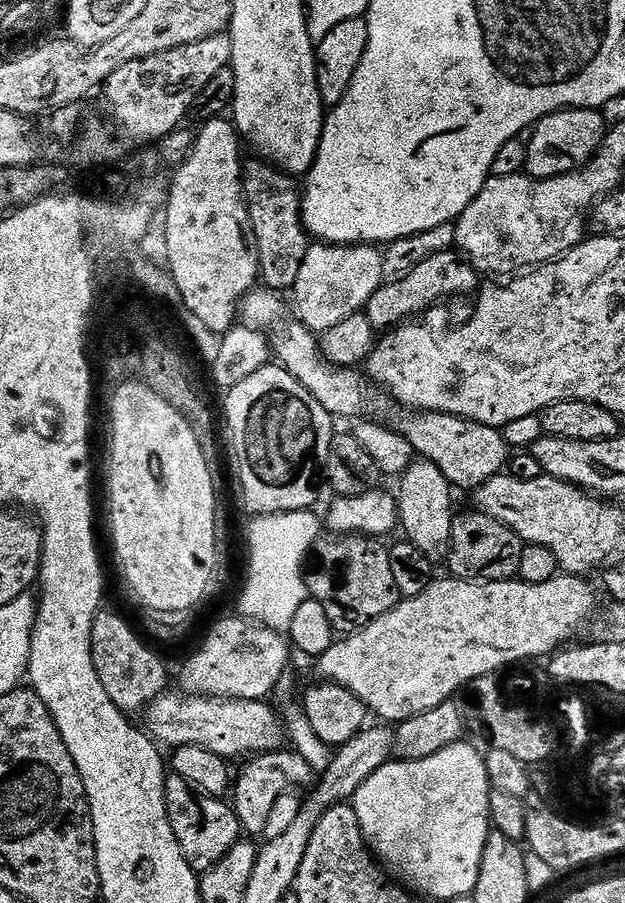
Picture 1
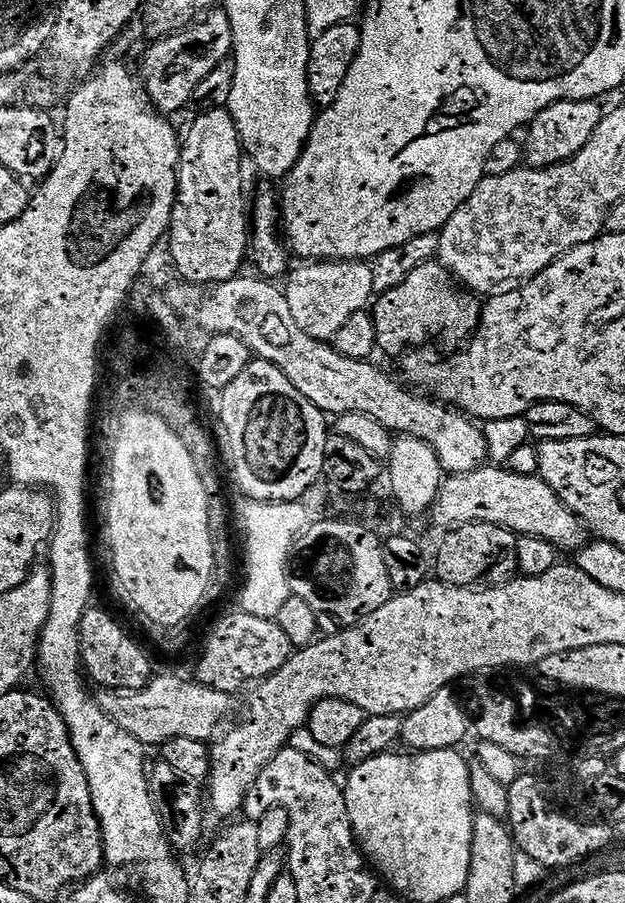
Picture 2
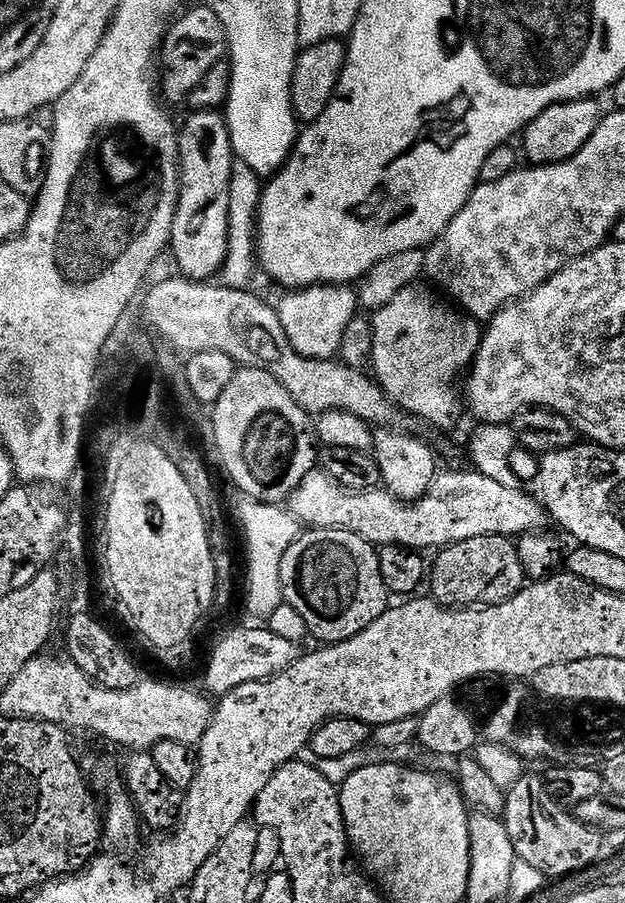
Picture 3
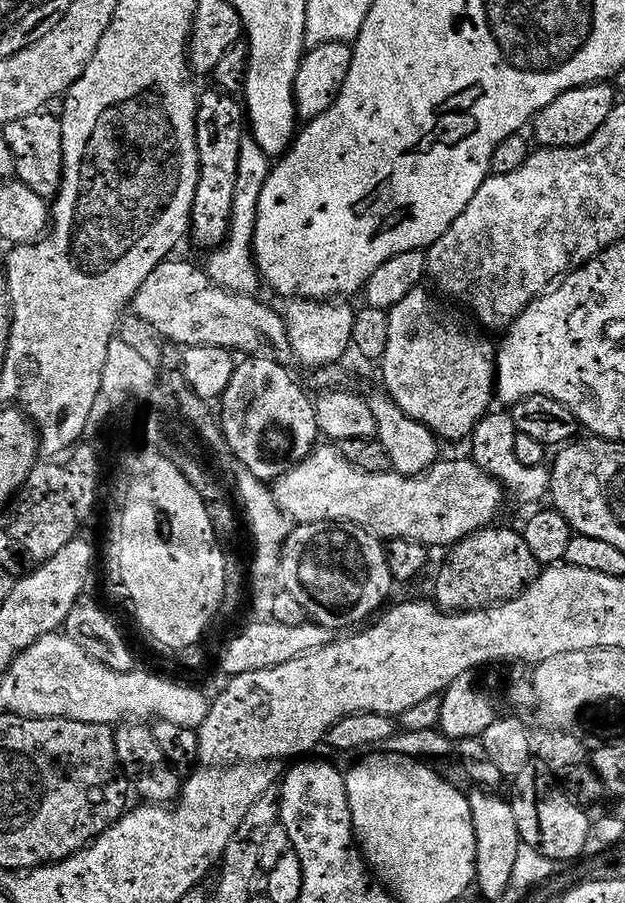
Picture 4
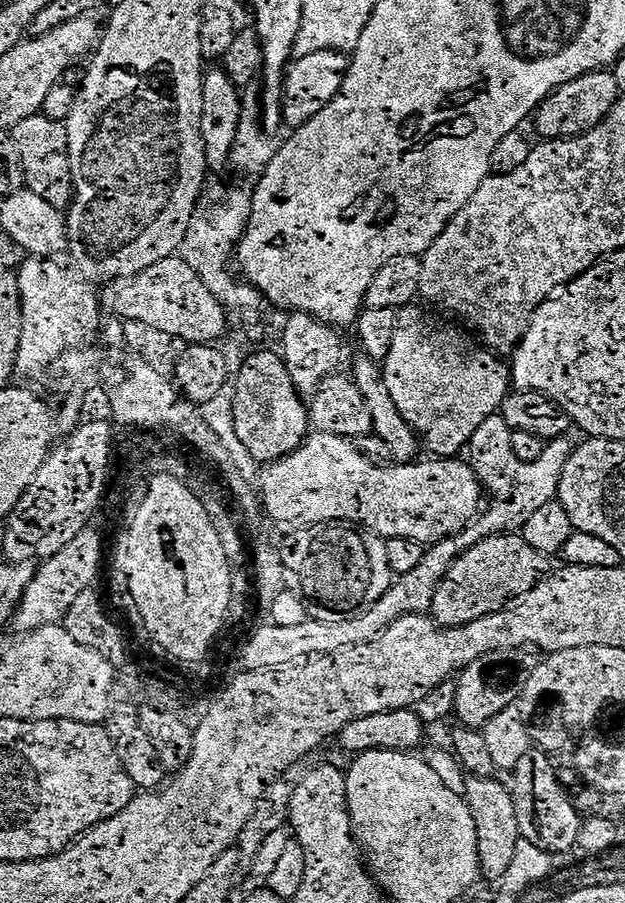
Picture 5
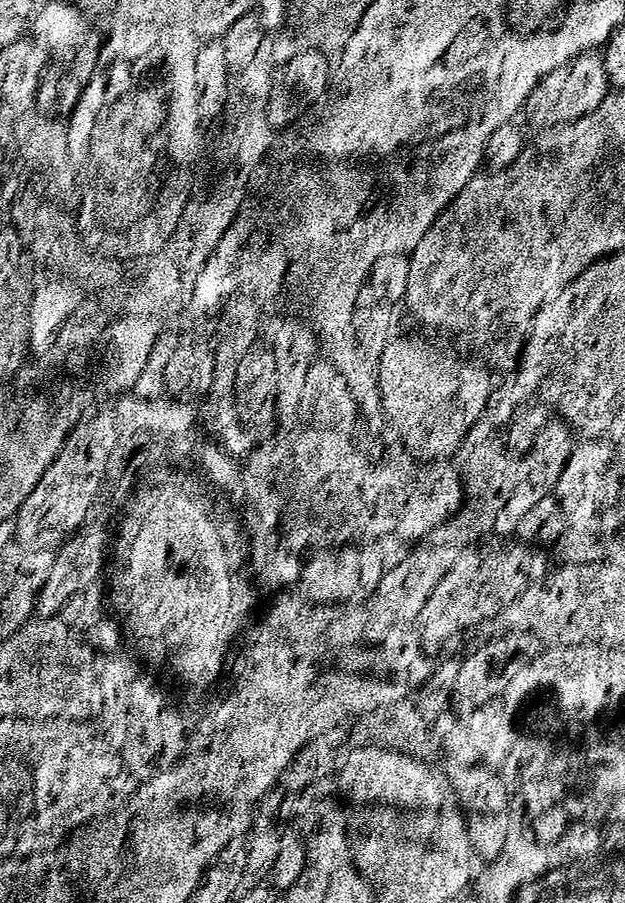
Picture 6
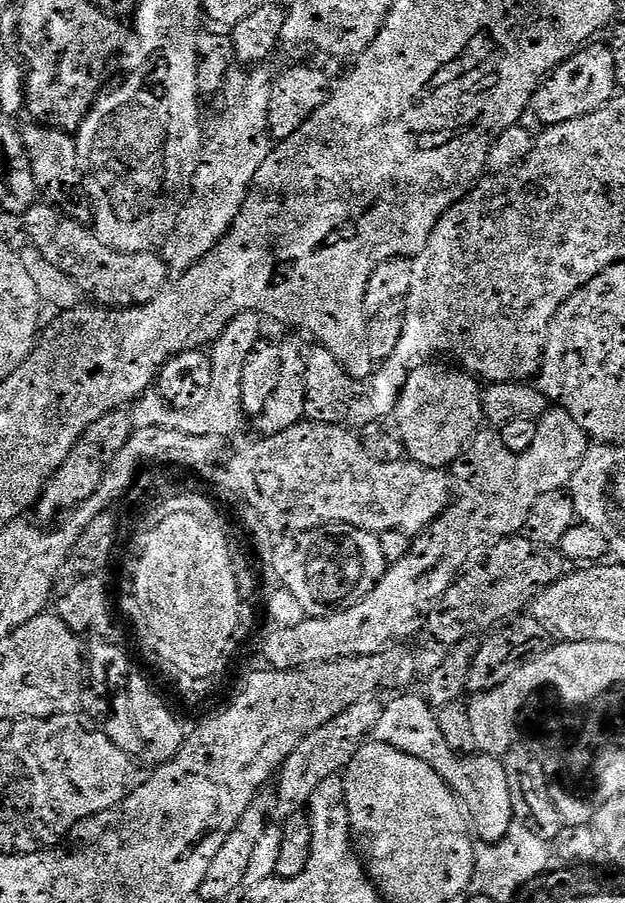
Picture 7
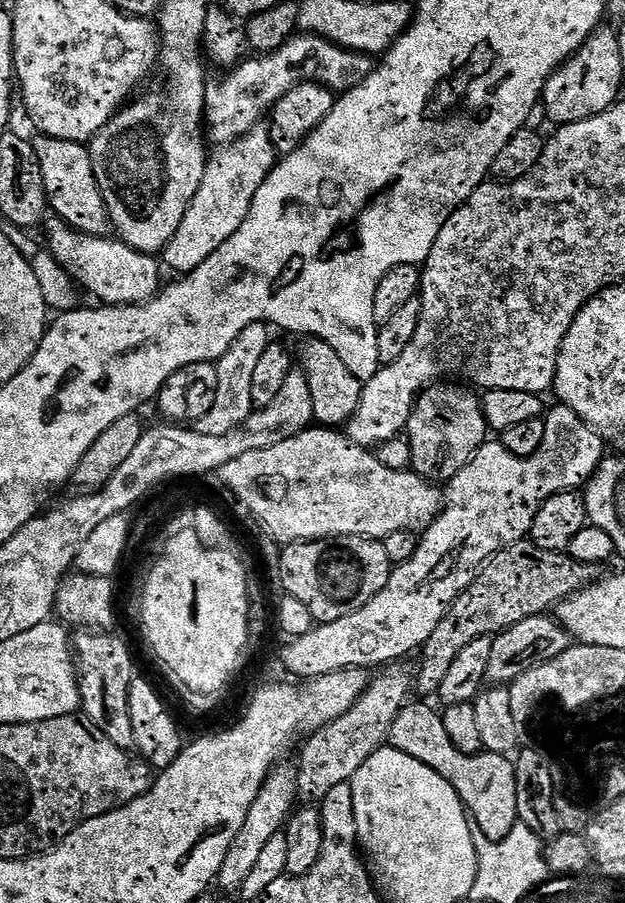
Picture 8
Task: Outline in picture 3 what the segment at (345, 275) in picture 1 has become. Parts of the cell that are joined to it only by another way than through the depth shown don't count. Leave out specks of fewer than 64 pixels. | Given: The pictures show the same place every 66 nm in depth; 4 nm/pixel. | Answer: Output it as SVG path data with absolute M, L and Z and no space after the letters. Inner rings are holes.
M315 284L313 288L289 291L278 303L280 321L294 347L315 360L331 360L344 346L344 335L352 319L358 316L358 296L342 284Z

